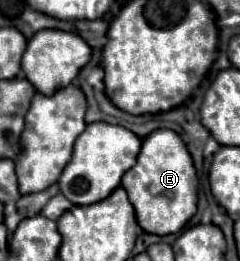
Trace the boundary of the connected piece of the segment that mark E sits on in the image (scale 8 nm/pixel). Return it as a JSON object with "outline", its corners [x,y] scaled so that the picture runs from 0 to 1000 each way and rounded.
{"outline":[[[642,498],[592,536],[575,621],[508,674],[508,713],[567,805],[575,858],[625,897],[683,904],[750,889],[817,820],[825,682],[808,621],[725,498]]]}

